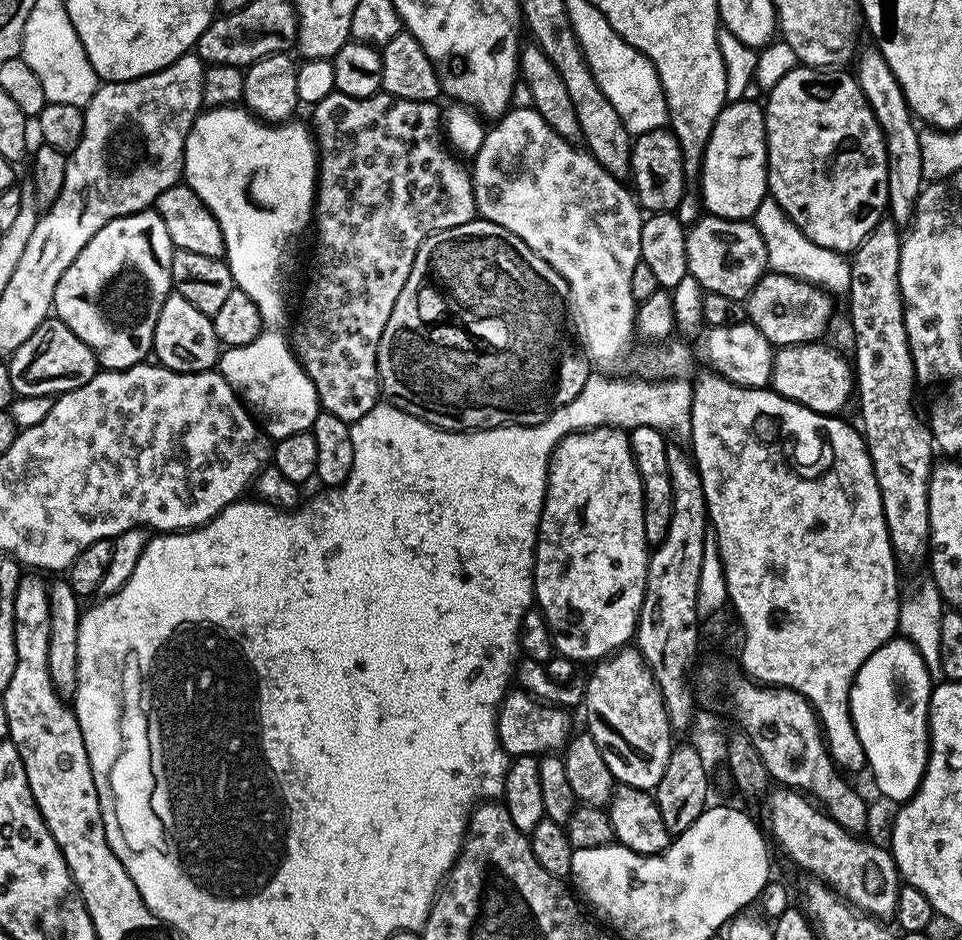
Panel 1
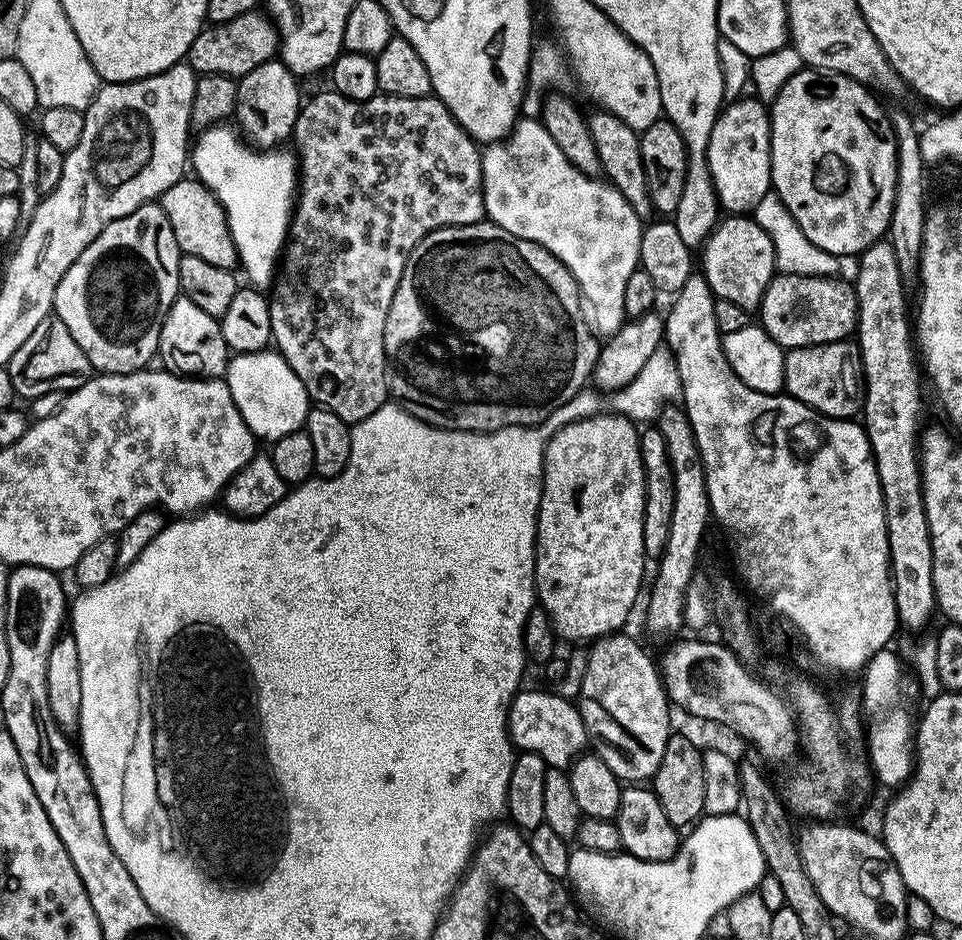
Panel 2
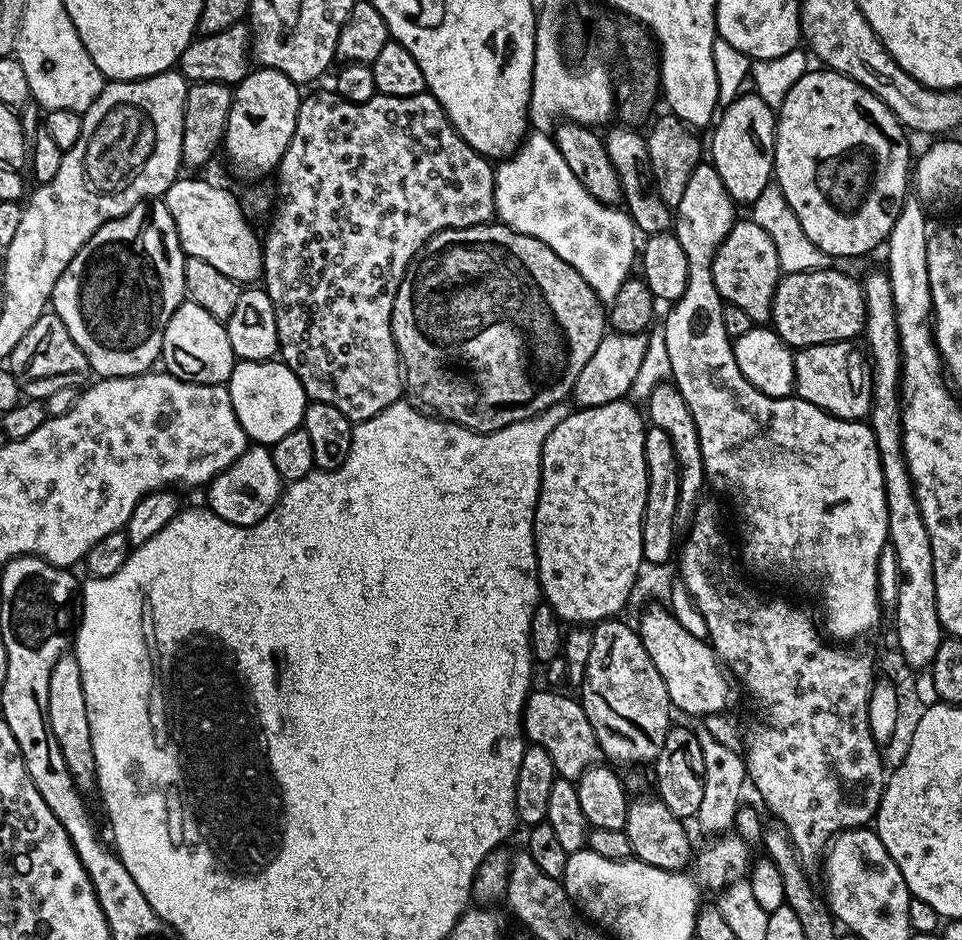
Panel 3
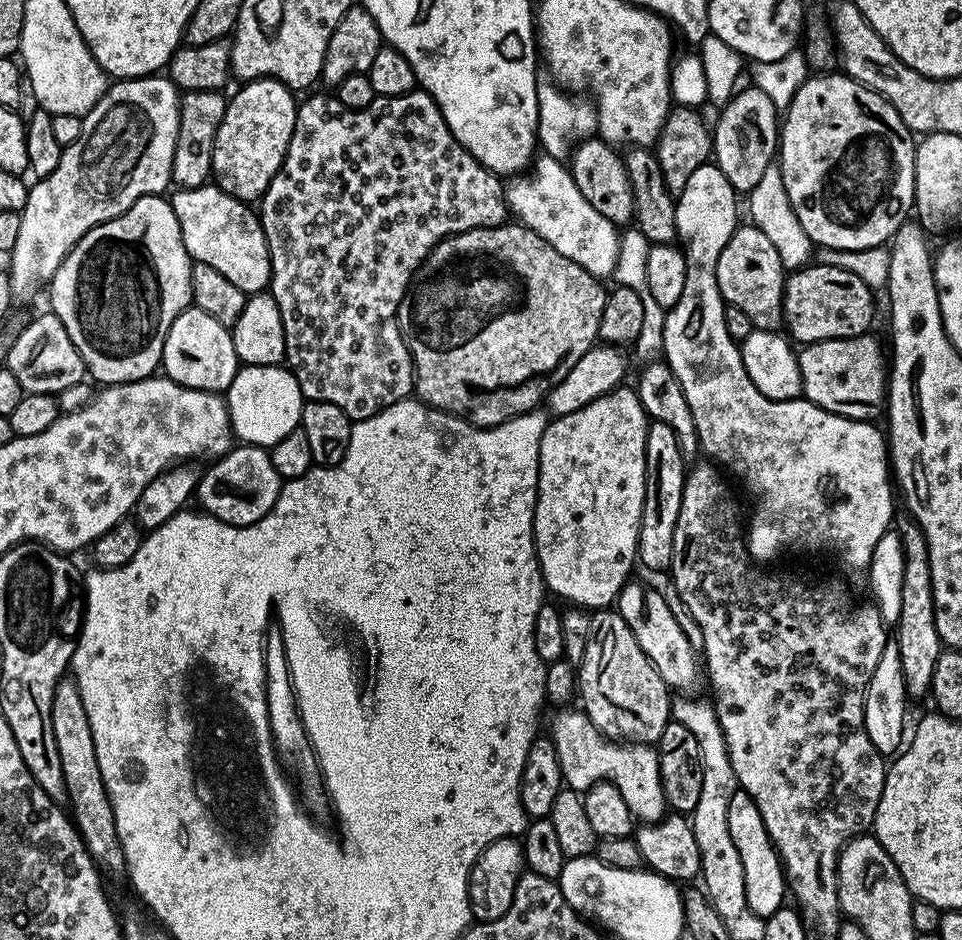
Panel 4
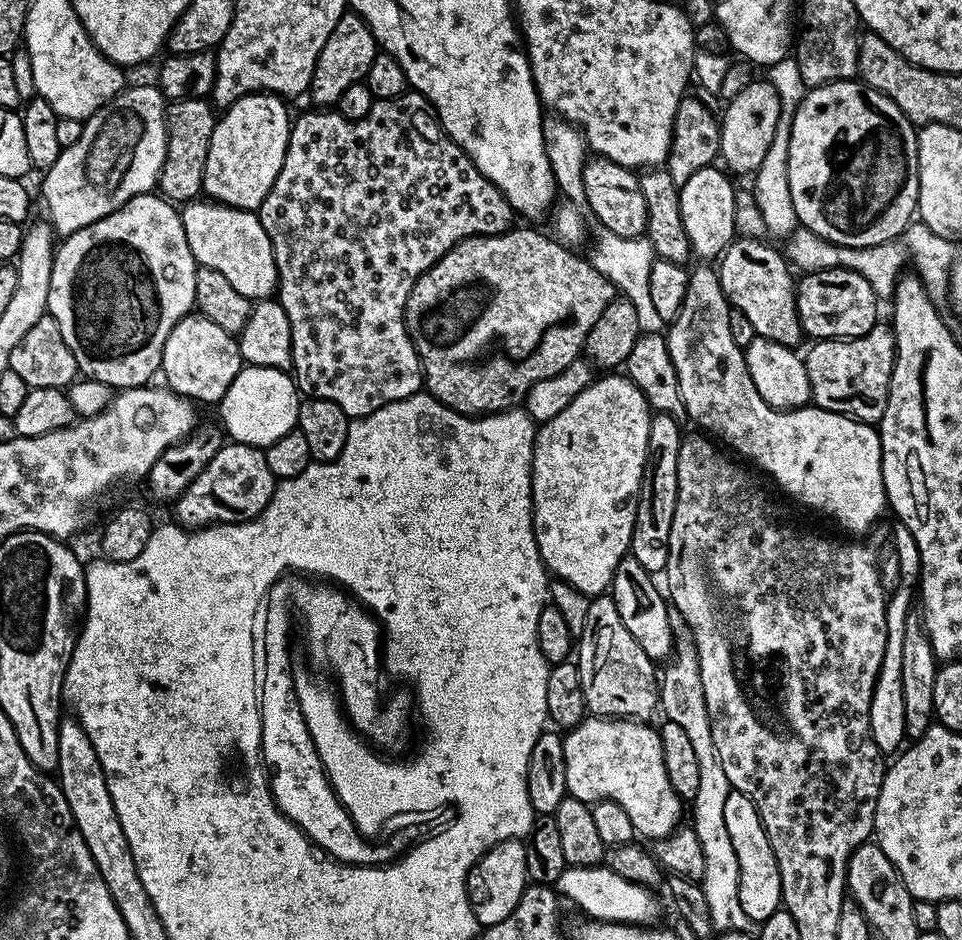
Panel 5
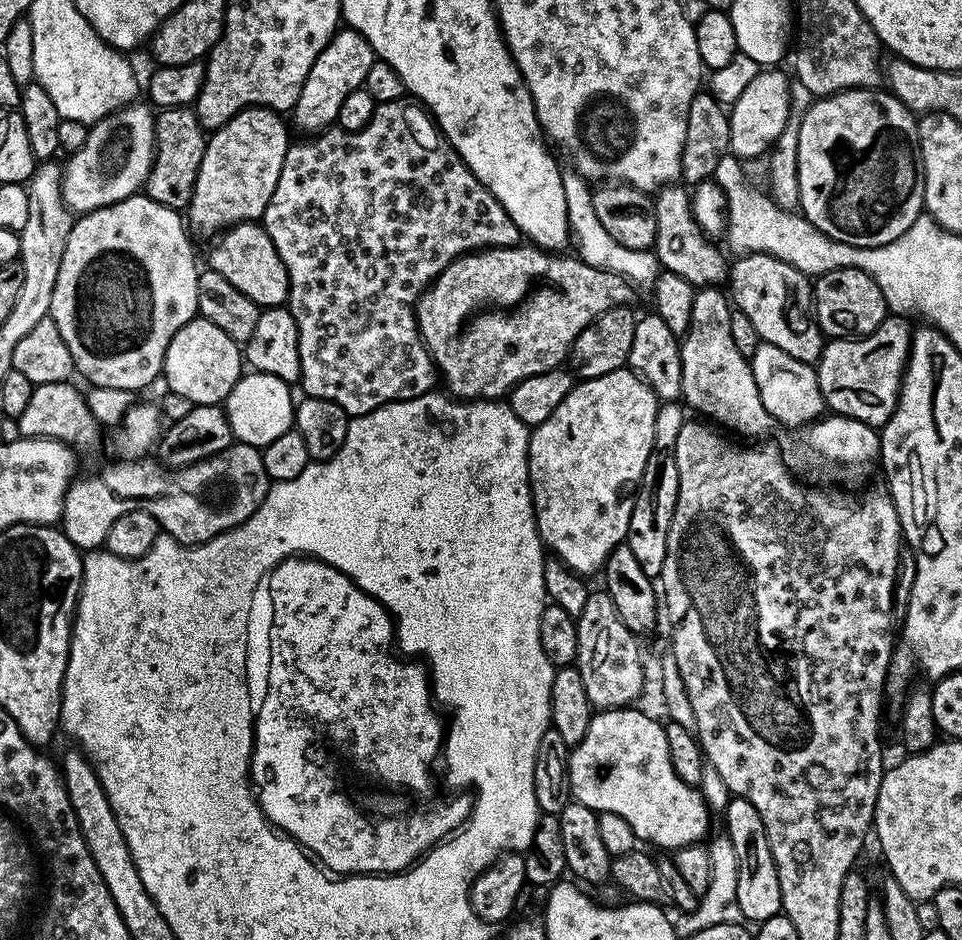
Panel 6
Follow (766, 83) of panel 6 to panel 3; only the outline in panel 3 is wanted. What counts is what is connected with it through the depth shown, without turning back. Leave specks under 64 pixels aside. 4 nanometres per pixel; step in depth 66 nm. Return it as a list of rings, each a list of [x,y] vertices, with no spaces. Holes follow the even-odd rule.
[[[755,94],[739,95],[725,108],[728,109],[719,113],[711,129],[713,132],[710,163],[718,170],[722,186],[726,186],[732,201],[737,205],[751,206],[774,176],[777,113]]]

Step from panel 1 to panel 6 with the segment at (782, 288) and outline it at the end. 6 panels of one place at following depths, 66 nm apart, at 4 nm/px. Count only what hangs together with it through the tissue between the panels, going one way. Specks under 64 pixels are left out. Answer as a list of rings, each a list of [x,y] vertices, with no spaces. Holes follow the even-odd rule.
[[[857,268],[830,270],[815,277],[812,303],[816,323],[828,338],[869,336],[883,322],[884,317],[889,315],[886,302],[882,298],[882,290],[878,290],[875,282]]]

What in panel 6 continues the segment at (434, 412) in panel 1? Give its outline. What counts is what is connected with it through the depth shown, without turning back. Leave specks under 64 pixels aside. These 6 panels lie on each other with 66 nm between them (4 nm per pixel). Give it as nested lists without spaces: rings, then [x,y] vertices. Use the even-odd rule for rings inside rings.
[[[524,247],[481,248],[479,252],[459,256],[436,276],[414,305],[416,326],[432,355],[439,379],[457,400],[471,402],[507,397],[518,381],[561,367],[574,338],[578,338],[590,322],[606,314],[606,310],[633,303],[633,285],[619,272],[595,268],[575,255]]]

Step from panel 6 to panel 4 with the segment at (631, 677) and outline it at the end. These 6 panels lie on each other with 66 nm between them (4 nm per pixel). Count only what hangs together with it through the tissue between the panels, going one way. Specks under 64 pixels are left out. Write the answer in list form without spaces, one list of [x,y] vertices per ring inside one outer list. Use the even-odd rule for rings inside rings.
[[[596,610],[591,613],[589,642],[586,646],[584,660],[578,665],[578,700],[580,698],[582,711],[590,718],[590,722],[594,722],[594,726],[607,736],[609,740],[617,742],[631,742],[634,744],[655,745],[660,739],[662,730],[670,723],[670,689],[665,680],[660,677],[658,670],[650,662],[650,658],[646,658],[646,654],[642,650],[642,646],[638,646],[638,638],[634,638],[634,634],[630,630],[630,626],[626,626],[626,622],[620,617],[619,611],[616,610]]]

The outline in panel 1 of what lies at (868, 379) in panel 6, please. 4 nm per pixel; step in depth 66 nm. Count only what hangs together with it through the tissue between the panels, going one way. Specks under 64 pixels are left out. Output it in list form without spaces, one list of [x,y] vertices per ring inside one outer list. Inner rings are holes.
[[[824,342],[810,344],[791,344],[785,348],[777,347],[772,354],[772,378],[770,387],[773,392],[790,402],[798,402],[824,416],[843,413],[848,400],[854,396],[854,368]]]

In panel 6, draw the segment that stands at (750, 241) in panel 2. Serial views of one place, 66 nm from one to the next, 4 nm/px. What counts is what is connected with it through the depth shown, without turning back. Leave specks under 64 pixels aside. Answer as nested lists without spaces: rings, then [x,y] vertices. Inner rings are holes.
[[[750,252],[737,255],[735,259],[731,261],[726,281],[727,287],[732,287],[730,296],[735,307],[750,318],[763,343],[786,350],[786,354],[790,354],[790,358],[798,358],[798,362],[815,365],[824,349],[826,337],[814,315],[813,281],[794,270],[794,266],[770,254]]]

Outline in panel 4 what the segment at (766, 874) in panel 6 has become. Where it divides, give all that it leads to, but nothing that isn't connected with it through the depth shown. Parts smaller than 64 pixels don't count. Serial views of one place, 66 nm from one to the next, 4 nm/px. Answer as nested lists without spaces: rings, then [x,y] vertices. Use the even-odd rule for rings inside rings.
[[[742,790],[736,791],[728,802],[727,818],[730,837],[734,840],[734,846],[742,860],[746,902],[755,915],[765,920],[773,916],[785,903],[787,880],[784,877],[783,864],[773,846],[772,839],[769,838],[769,832],[762,821],[762,814],[748,794]]]

